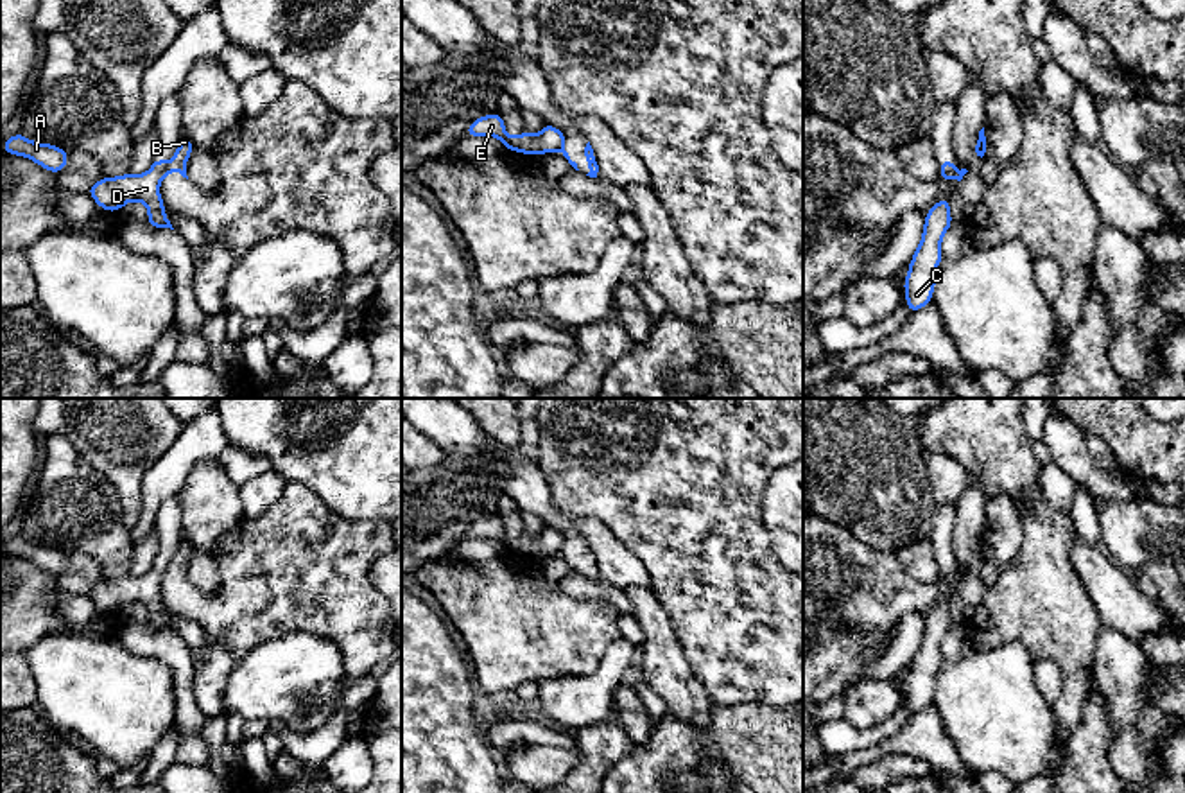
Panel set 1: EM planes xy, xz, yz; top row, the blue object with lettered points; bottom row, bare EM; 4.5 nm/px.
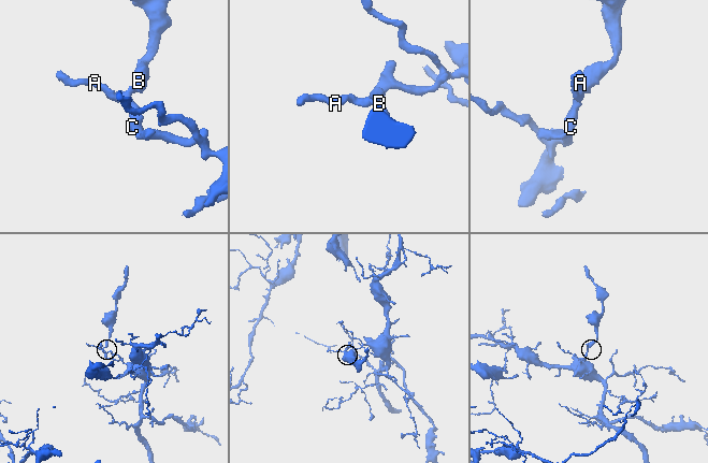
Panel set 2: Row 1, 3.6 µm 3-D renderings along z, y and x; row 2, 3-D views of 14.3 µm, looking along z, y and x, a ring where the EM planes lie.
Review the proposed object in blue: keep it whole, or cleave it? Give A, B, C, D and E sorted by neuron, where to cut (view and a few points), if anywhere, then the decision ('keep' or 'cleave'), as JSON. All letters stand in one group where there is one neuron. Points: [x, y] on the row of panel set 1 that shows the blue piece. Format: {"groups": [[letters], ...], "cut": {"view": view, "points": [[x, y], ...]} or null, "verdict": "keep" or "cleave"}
{"groups": [["A", "C", "D", "E"], ["B"]], "cut": {"view": "xy", "points": [[167, 164], [160, 180]]}, "verdict": "cleave"}

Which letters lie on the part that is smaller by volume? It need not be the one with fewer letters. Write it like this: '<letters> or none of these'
B

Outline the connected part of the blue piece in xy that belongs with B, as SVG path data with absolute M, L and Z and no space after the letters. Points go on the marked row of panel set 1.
M183 135L174 156L170 158L170 161L167 163L167 167L163 170L161 181L172 170L179 172L183 178L188 179L188 176L186 176L186 161L188 161L190 154L192 154L192 147L194 147L194 142Z

